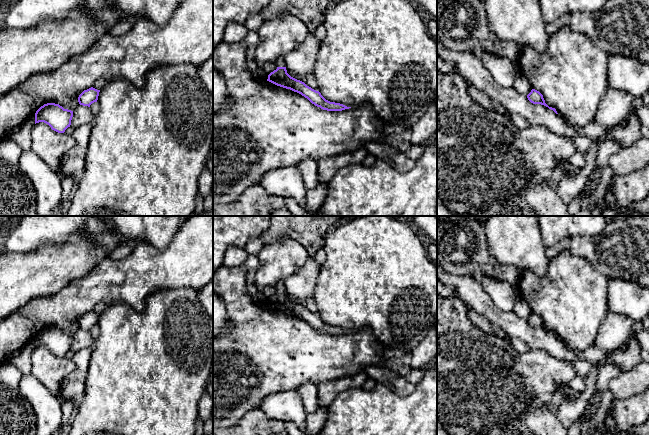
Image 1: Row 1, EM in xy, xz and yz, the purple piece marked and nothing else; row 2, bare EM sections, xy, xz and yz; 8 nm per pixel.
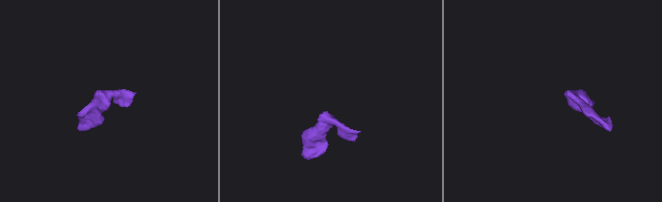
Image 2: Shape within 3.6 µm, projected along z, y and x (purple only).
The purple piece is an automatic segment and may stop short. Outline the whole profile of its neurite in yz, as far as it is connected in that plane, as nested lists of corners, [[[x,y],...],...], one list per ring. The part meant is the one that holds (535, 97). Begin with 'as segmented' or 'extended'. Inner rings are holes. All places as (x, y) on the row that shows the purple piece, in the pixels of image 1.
as segmented | [[[532,89],[531,92],[527,95],[527,98],[528,98],[528,100],[529,100],[531,103],[544,105],[544,106],[548,107],[549,109],[553,110],[556,114],[558,114],[555,108],[549,107],[549,106],[545,103],[545,100],[544,100],[544,98],[543,98],[543,95],[542,95],[539,91],[537,91],[537,90],[535,90],[535,89]]]

